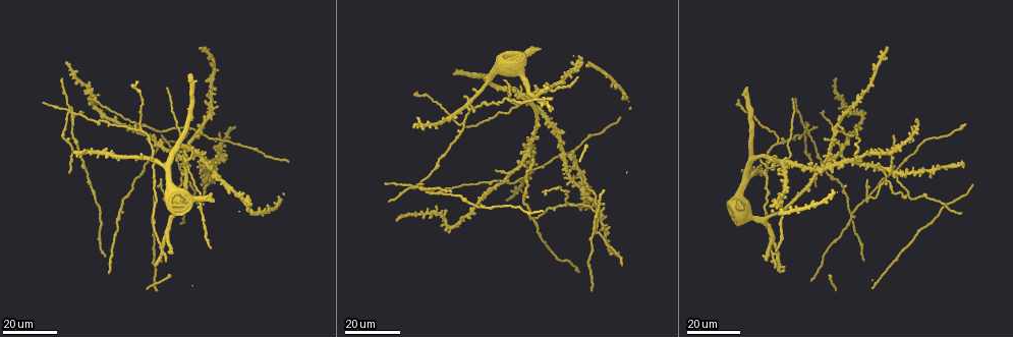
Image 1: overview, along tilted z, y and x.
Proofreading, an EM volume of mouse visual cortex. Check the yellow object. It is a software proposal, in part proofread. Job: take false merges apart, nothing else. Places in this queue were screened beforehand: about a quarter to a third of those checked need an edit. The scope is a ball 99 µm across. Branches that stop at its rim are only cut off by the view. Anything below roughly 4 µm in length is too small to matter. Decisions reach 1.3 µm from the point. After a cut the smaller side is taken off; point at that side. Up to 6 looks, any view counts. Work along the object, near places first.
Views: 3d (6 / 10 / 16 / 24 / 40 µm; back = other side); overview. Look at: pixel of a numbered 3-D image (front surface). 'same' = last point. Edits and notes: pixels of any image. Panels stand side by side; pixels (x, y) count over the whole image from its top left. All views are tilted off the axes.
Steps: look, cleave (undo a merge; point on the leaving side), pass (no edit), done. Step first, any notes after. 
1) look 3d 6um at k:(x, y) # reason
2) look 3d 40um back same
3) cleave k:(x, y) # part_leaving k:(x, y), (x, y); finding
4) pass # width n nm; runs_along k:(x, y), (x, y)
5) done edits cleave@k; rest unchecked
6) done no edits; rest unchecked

look 3d 16um at 1:(73, 113) # looks like a crossing

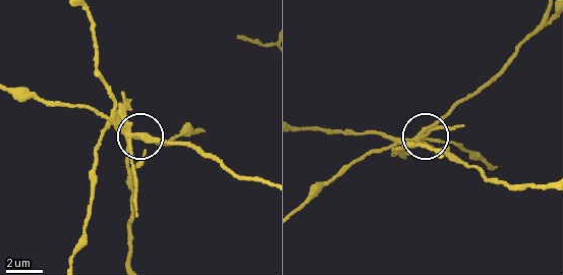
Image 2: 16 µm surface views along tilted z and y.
look 3d 6um at 2:(417, 140)

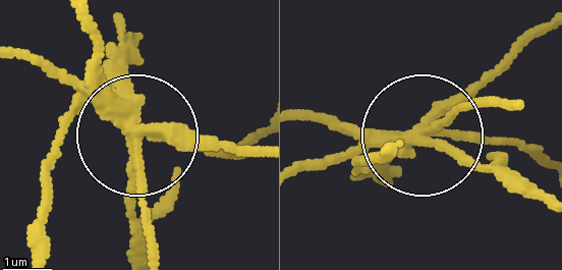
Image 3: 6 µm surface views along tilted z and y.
look 3d 6um back at 3:(419, 137)

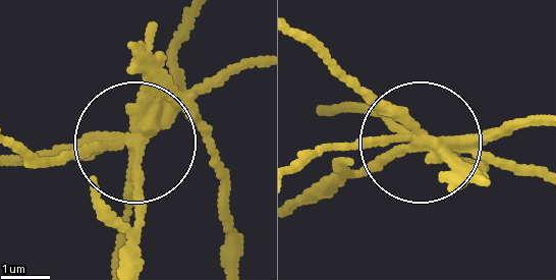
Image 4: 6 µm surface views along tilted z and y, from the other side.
cleave 4:(124, 194) # side_arm 28 um; part_leaving 4:(147, 129), (126, 264); a second cell is stuck on

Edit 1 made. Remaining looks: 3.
look overview # see it whole again

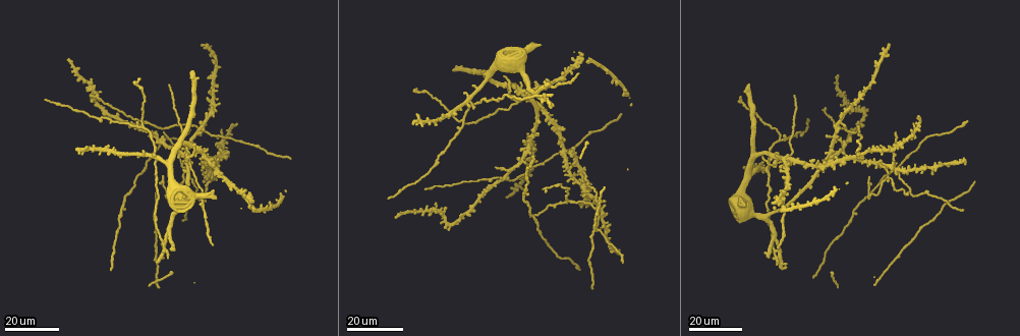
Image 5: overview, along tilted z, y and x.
look 3d 24um at 5:(143, 124) # three arms meet

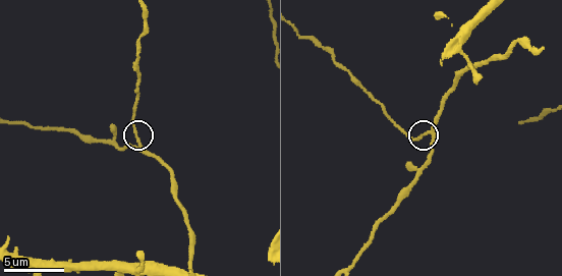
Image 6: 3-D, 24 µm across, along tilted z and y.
look 3d 10um at 6:(141, 145)

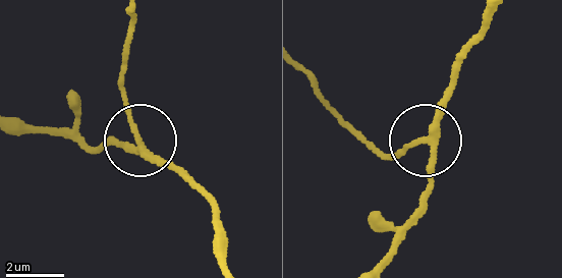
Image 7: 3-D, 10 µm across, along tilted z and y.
pass # runs_along 7:(228, 266), (225, 236), (203, 197), (138, 136), (119, 73); continuous, no second cell

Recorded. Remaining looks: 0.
done edits cleave@4; rest unchecked

